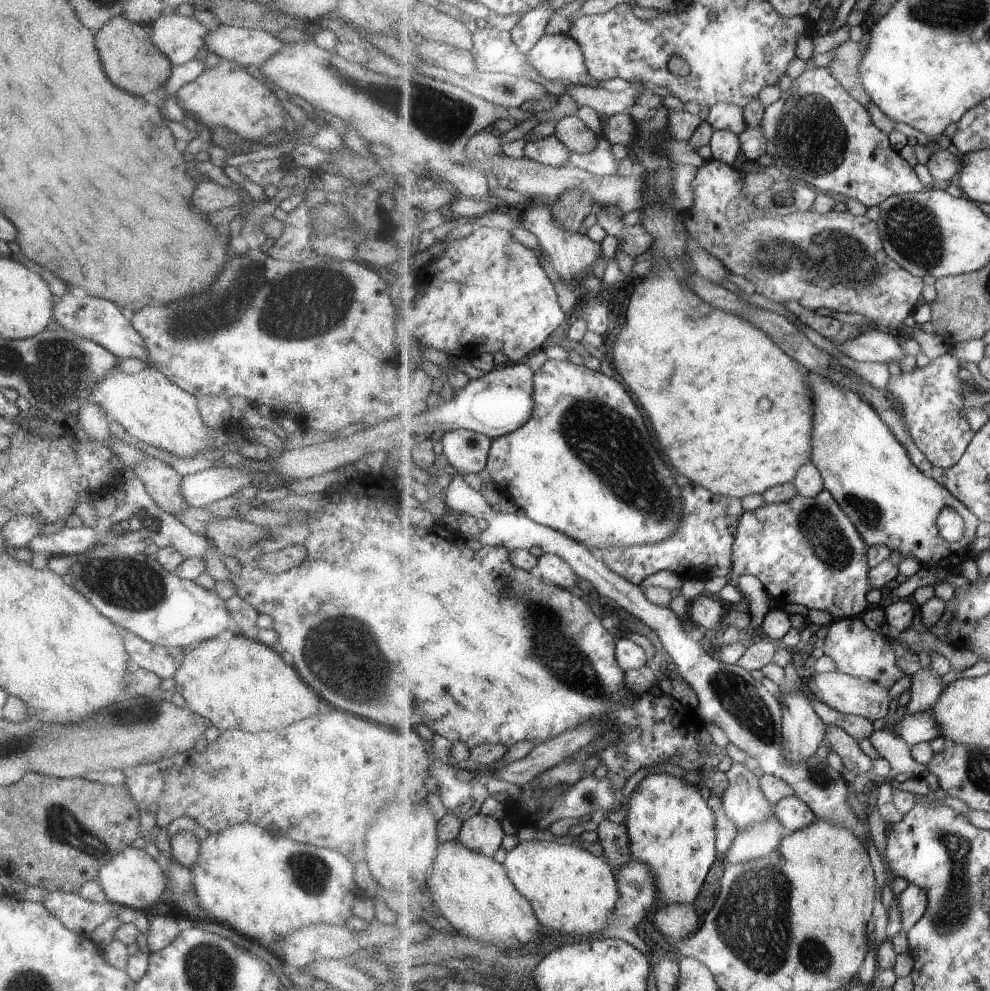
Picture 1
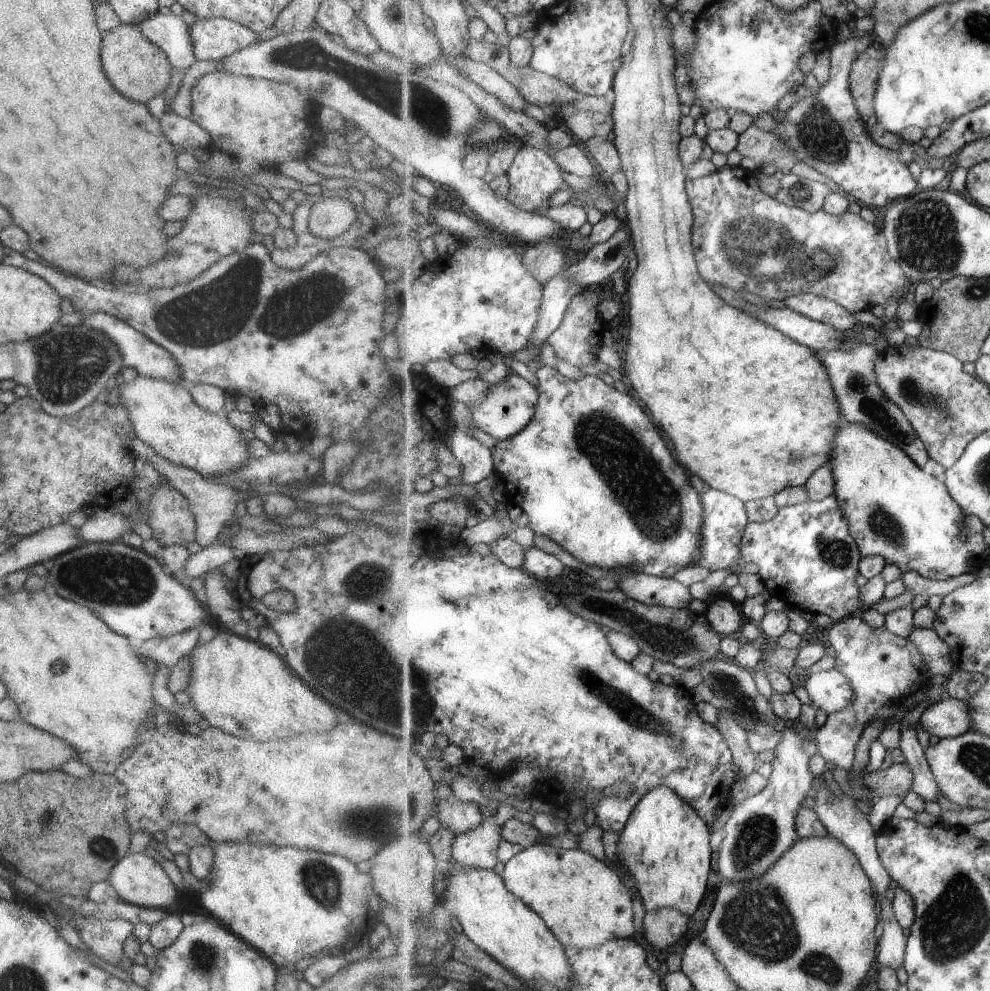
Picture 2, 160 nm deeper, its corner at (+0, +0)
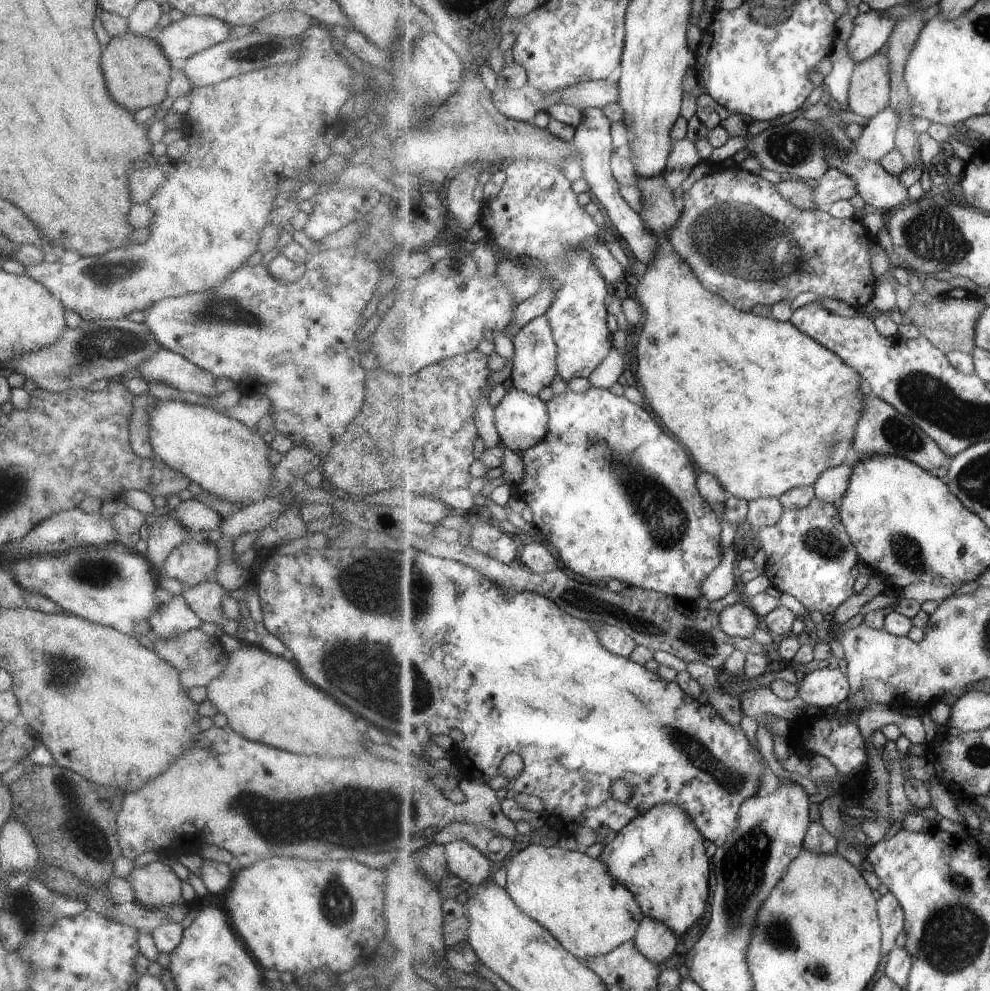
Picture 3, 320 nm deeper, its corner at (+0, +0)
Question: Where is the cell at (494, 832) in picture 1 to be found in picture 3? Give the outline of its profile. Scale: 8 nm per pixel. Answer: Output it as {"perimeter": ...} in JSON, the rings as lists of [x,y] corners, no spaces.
{"perimeter":[[[453,841],[444,845],[449,872],[470,885],[485,882],[491,874],[493,861],[467,841]]]}

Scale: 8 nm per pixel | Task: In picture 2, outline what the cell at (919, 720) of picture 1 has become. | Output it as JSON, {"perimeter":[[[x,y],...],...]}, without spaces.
{"perimeter":[[[945,696],[922,712],[918,726],[939,739],[965,735],[973,729],[970,706],[965,700]]]}

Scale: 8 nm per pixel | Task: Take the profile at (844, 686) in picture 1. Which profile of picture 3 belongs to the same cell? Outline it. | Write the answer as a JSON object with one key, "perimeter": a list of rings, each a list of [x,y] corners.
{"perimeter":[[[822,668],[802,675],[798,696],[805,704],[831,712],[843,707],[850,694],[850,677],[843,669]]]}

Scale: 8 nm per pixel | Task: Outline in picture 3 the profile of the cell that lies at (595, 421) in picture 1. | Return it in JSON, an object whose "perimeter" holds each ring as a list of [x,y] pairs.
{"perimeter":[[[593,387],[587,394],[577,394],[567,389],[564,395],[557,395],[547,402],[550,414],[550,431],[542,443],[533,448],[521,451],[526,473],[523,482],[516,486],[517,496],[521,497],[533,512],[533,523],[543,538],[555,548],[557,557],[564,566],[573,572],[585,576],[590,583],[603,585],[607,580],[615,578],[627,587],[639,587],[648,591],[663,593],[664,595],[680,598],[681,600],[697,600],[702,596],[701,585],[707,577],[723,562],[721,550],[721,523],[718,512],[703,498],[697,490],[697,472],[685,447],[676,438],[671,438],[657,420],[641,406],[633,404],[624,395],[616,396],[599,387]]]}

